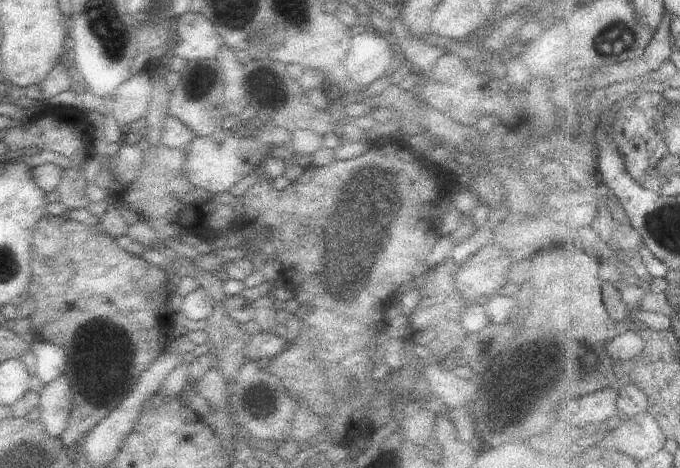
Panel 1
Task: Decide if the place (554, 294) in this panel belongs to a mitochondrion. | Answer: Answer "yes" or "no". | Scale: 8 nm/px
no

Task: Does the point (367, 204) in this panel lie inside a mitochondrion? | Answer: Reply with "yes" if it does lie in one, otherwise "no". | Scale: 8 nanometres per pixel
yes

